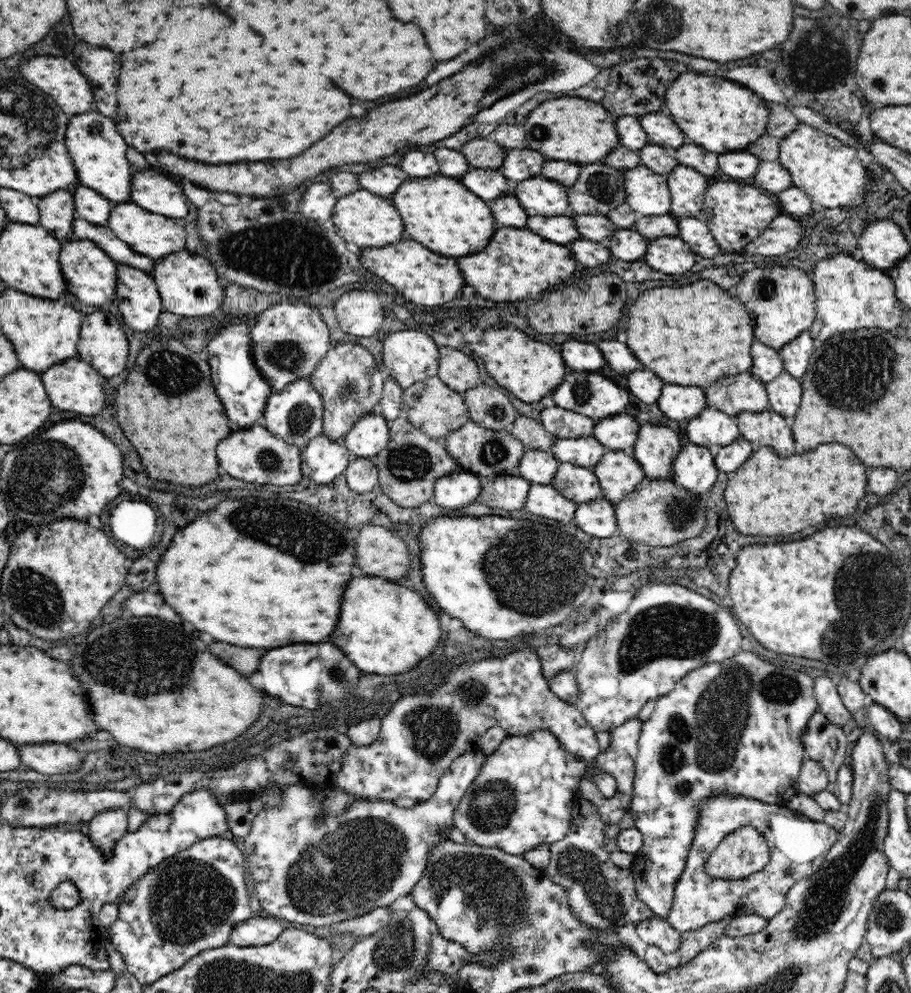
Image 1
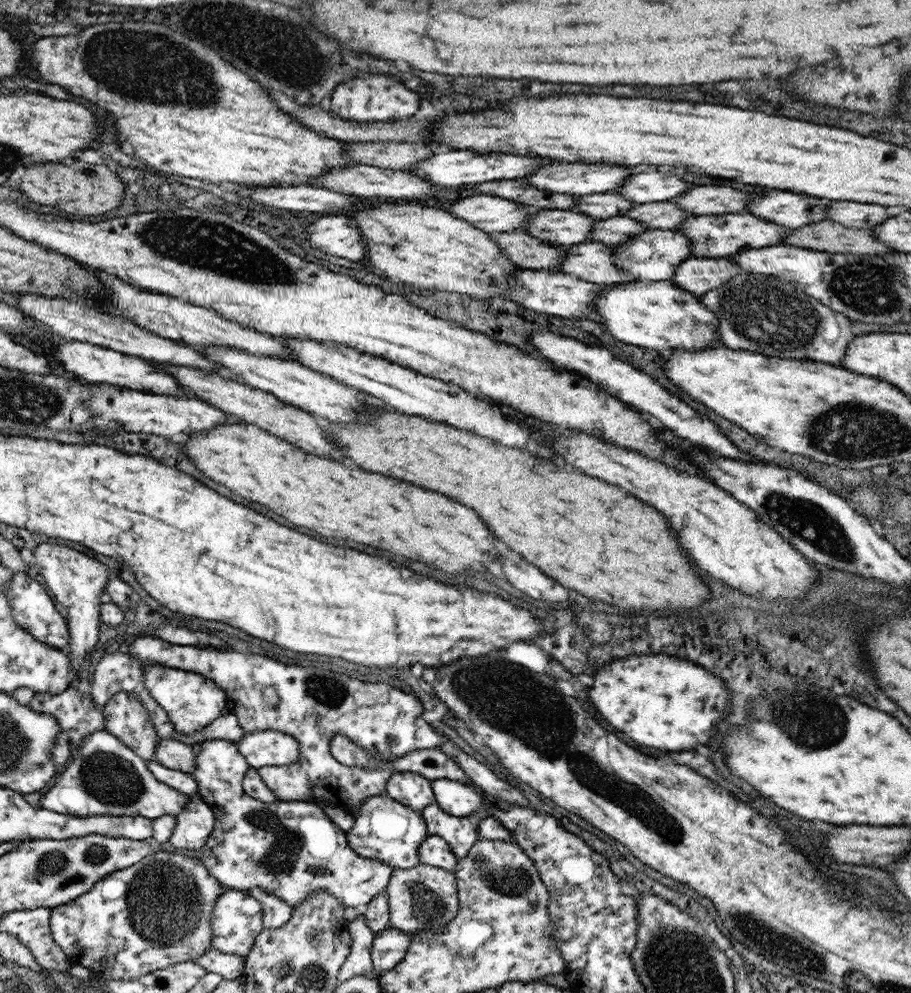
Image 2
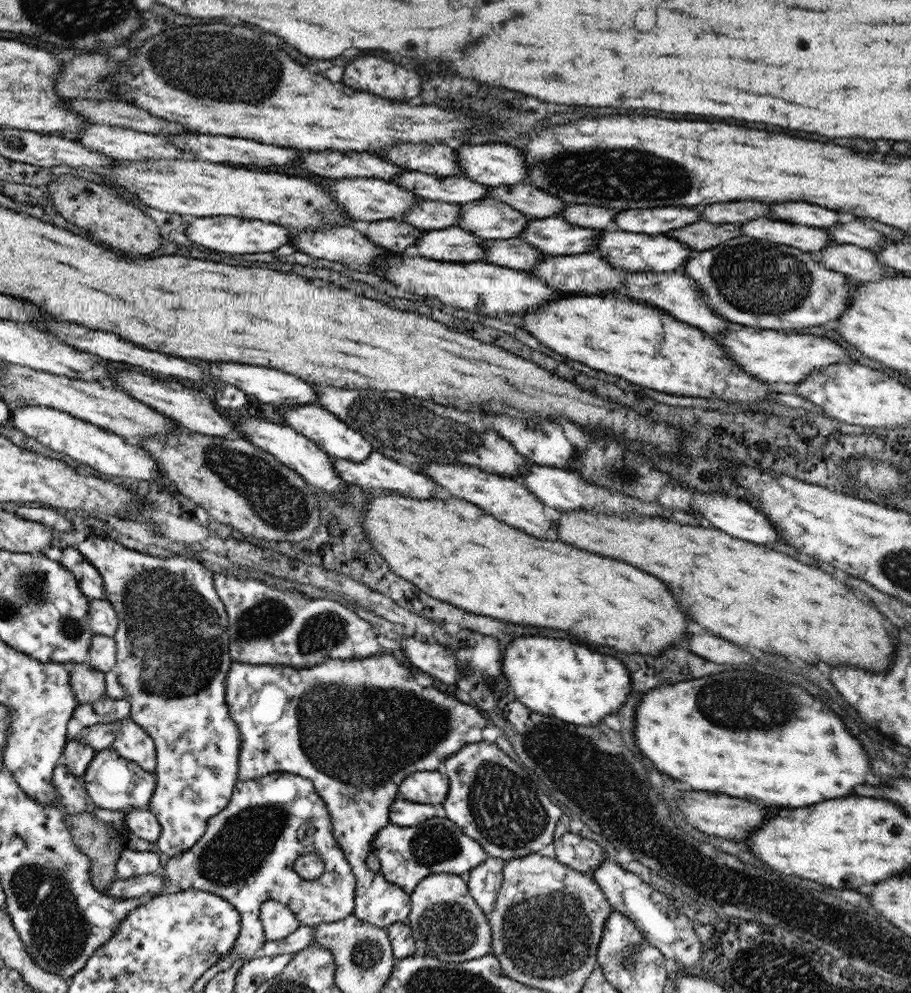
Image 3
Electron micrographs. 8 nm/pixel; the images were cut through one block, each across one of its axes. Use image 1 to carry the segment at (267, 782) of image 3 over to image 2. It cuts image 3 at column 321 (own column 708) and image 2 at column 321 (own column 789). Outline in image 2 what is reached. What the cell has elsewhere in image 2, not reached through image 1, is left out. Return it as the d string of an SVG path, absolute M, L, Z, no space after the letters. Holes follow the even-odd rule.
M215 739L192 744L191 750L196 757L195 771L191 775L197 781L198 793L215 815L214 830L210 832L206 843L198 849L196 858L206 865L223 887L245 893L249 893L251 888L259 888L283 900L291 910L298 908L313 892L319 890L330 893L344 908L353 907L358 910L374 897L385 893L392 868L384 861L359 856L349 846L346 832L323 812L319 804L279 800L264 803L247 796L241 788L241 780L249 766L238 753L236 743Z

